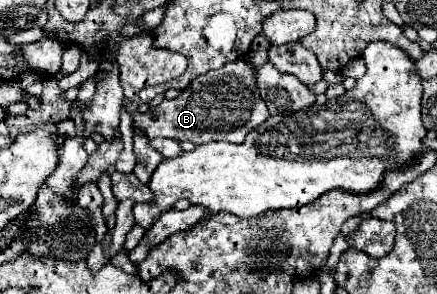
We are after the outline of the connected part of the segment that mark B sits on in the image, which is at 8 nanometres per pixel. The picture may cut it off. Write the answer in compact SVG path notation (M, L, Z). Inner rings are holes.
M235 60L219 70L209 70L197 76L175 100L163 100L155 110L145 114L133 114L133 126L143 128L149 138L173 138L191 140L193 144L205 144L213 140L243 142L245 134L255 130L269 118L269 110L257 94L255 70L245 60Z

